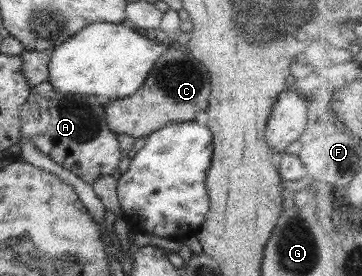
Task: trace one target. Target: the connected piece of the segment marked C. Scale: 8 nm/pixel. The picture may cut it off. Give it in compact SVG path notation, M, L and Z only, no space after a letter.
M171 47L156 60L146 76L146 82L130 96L108 102L104 106L106 122L110 131L129 134L135 139L168 124L194 120L197 113L206 111L211 92L210 75L205 66L190 54L186 56L177 47Z

